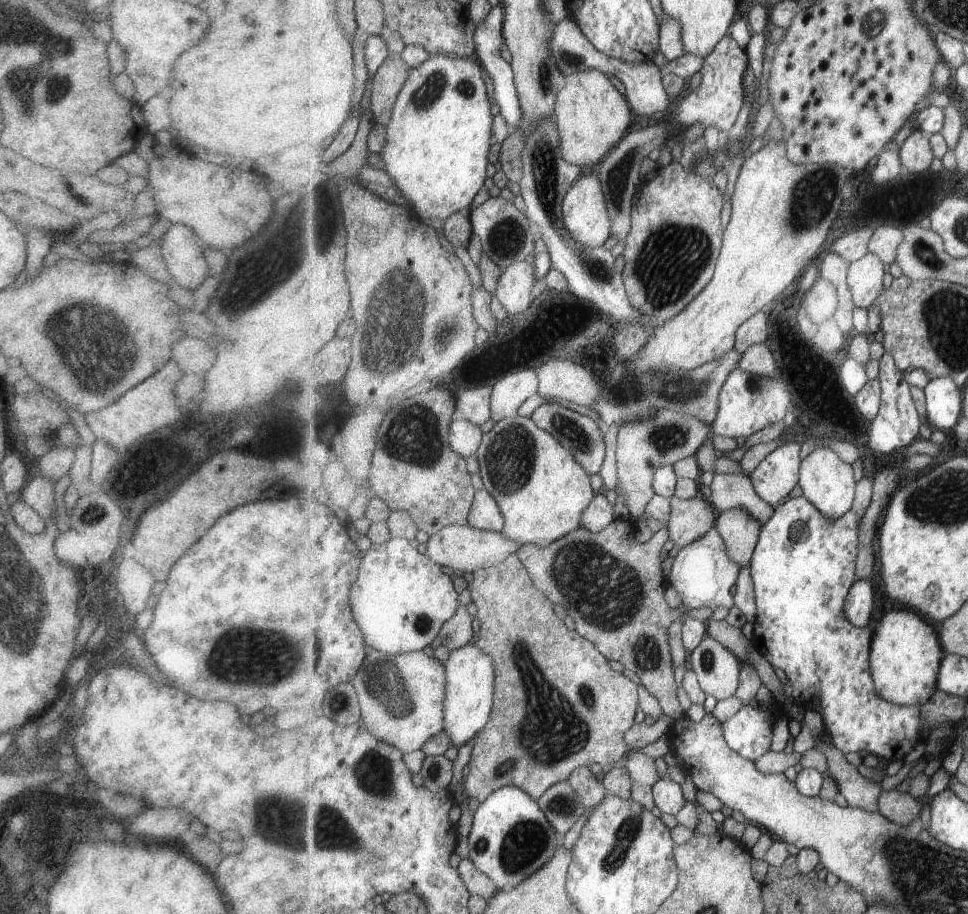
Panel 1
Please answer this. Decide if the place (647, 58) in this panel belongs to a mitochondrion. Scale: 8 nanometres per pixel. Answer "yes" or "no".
no

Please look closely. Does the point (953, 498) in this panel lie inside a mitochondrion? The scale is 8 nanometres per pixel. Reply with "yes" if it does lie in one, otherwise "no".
yes

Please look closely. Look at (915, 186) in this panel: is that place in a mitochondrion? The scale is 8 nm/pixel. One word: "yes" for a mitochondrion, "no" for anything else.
no

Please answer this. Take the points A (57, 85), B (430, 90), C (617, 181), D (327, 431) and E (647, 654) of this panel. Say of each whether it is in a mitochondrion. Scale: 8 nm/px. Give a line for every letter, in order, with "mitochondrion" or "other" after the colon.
A: mitochondrion
B: mitochondrion
C: mitochondrion
D: mitochondrion
E: mitochondrion

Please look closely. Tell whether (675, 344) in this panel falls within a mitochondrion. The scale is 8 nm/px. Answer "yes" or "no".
no

